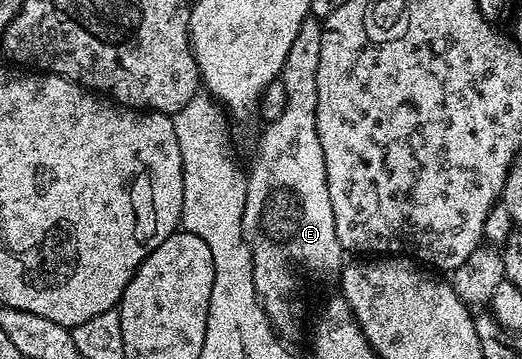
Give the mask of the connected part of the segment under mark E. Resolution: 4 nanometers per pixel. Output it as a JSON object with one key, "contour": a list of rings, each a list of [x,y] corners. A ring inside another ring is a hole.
{"contour":[[[309,18],[302,22],[298,38],[286,54],[282,79],[286,90],[286,108],[276,120],[263,126],[264,133],[256,144],[256,157],[252,169],[247,169],[246,206],[242,214],[242,230],[252,255],[254,290],[264,308],[266,318],[272,323],[277,336],[285,342],[293,342],[305,335],[304,300],[300,297],[300,283],[304,276],[332,276],[341,271],[346,260],[344,247],[338,242],[334,230],[334,206],[330,206],[330,190],[326,186],[326,162],[322,158],[322,142],[318,142],[316,111],[318,110],[318,58],[322,58],[322,24]]]}

